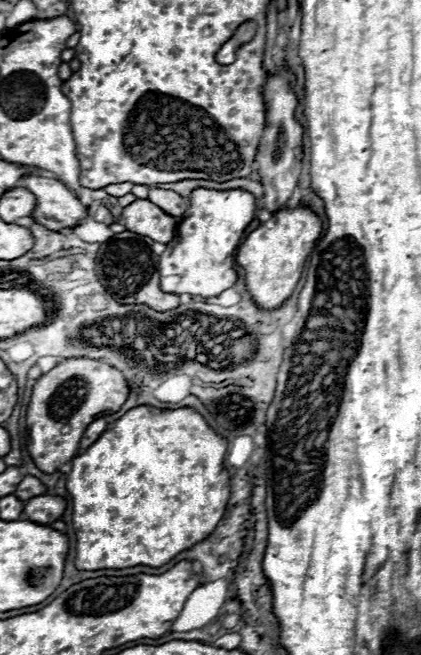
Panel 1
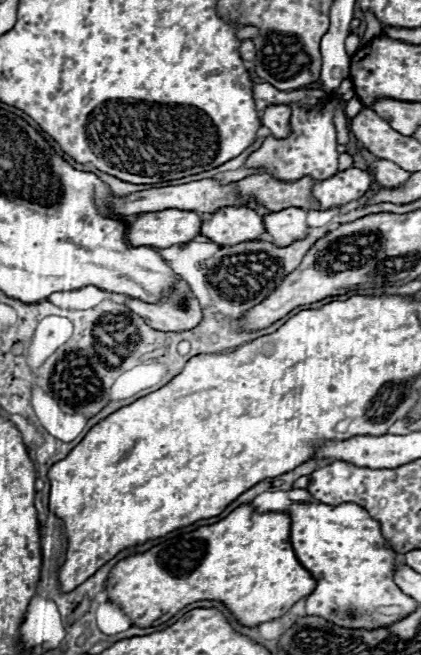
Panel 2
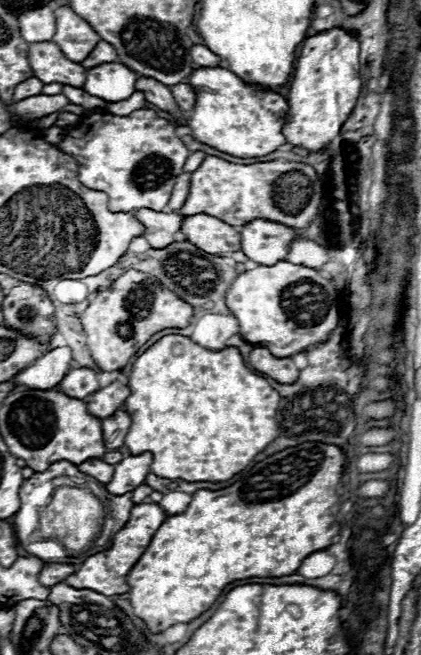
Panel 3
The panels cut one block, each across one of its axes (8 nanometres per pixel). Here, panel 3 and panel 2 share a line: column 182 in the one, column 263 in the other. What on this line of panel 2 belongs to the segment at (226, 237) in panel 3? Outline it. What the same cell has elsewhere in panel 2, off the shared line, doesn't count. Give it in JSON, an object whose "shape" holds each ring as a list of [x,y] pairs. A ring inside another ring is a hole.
{"shape":[[[220,208],[206,216],[200,234],[220,246],[236,246],[240,242],[258,240],[266,234],[266,226],[262,216],[250,208]]]}

